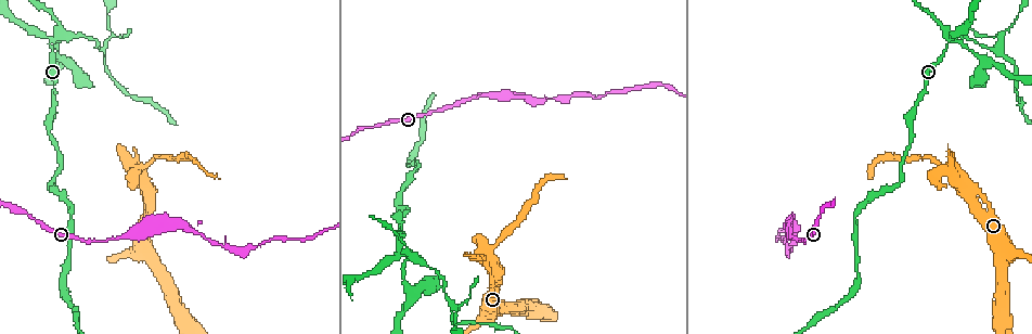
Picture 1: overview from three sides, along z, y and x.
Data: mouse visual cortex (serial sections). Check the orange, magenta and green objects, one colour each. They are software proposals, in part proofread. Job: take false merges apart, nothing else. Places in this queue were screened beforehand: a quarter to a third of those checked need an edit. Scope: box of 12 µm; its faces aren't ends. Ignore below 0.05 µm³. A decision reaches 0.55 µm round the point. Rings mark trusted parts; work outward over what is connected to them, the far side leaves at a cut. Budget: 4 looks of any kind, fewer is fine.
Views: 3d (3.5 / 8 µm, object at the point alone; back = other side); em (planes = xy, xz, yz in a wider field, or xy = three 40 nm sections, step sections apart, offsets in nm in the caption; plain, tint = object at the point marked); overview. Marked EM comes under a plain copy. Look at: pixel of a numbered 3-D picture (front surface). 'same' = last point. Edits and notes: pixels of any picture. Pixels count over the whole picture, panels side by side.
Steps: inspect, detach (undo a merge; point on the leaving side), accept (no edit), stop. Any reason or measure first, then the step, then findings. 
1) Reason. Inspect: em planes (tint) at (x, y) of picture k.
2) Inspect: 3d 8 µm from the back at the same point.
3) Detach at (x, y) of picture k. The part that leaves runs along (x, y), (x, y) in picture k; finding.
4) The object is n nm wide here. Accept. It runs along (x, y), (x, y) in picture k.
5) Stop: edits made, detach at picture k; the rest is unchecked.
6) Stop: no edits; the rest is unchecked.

Thin neck. Inspect: 3d 3.5 µm at (944, 37) of picture 1.

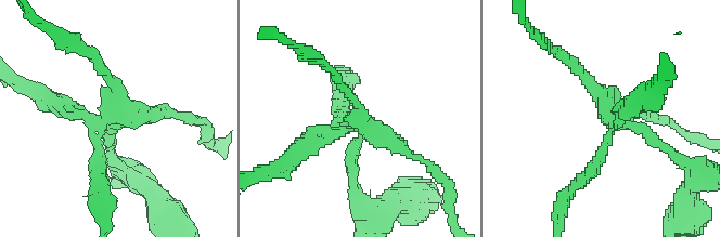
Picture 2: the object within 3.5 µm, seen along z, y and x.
Now the EM. Inspect: em xy step 3 (tint) at (359, 120) of picture 2.

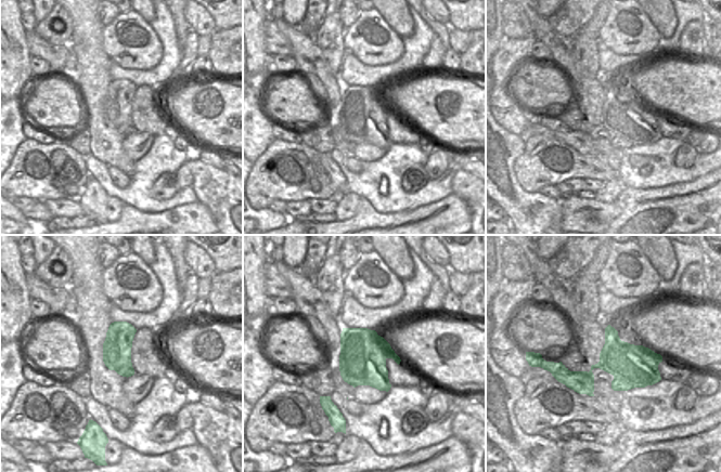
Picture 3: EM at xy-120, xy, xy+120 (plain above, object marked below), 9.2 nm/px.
Detach at (119, 89) of picture 2. The part that leaves runs along (104, 122), (125, 113), (107, 126), (111, 156) in picture 2; a second cell is stuck on.

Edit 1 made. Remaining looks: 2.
Sharp bend. Inspect: 3d 3.5 µm at (897, 186) of picture 1.

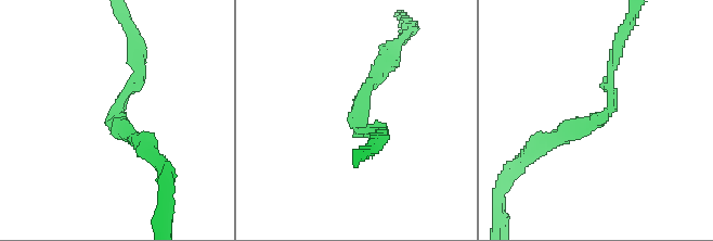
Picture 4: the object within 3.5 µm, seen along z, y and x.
The arms are 150, 200 nm wide. Inspect: em xy step 5 (tint) at (119, 118) of picture 4.

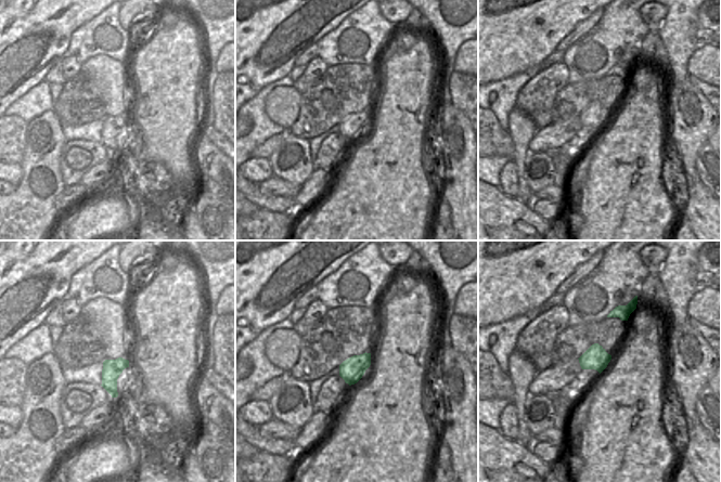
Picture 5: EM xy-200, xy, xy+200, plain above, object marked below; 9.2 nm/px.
Accept. All the same cell.

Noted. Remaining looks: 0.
Stop: edits made, detach at picture 2; the rest is unchecked.

